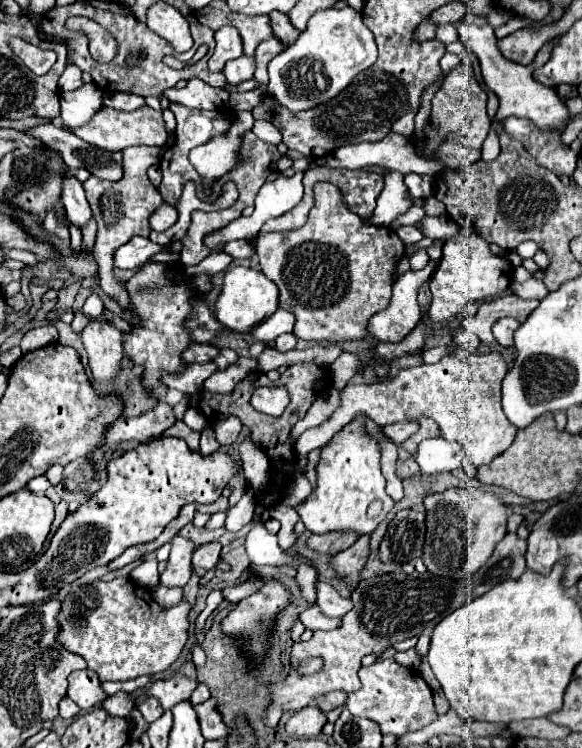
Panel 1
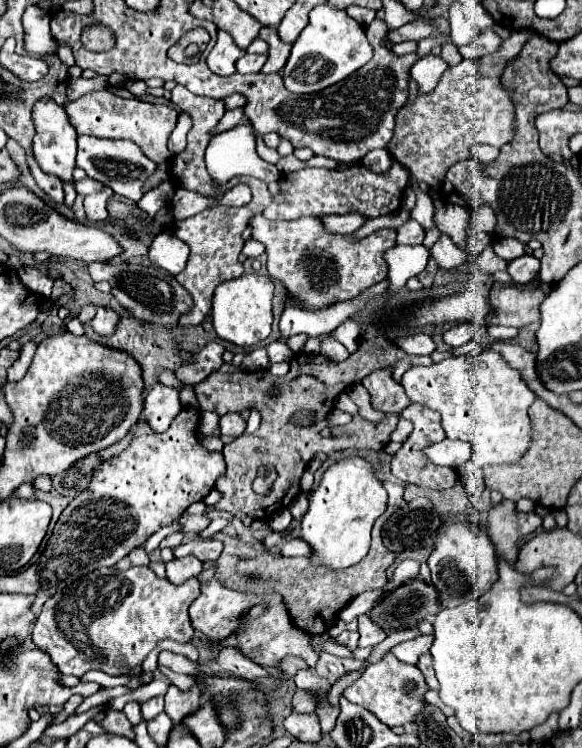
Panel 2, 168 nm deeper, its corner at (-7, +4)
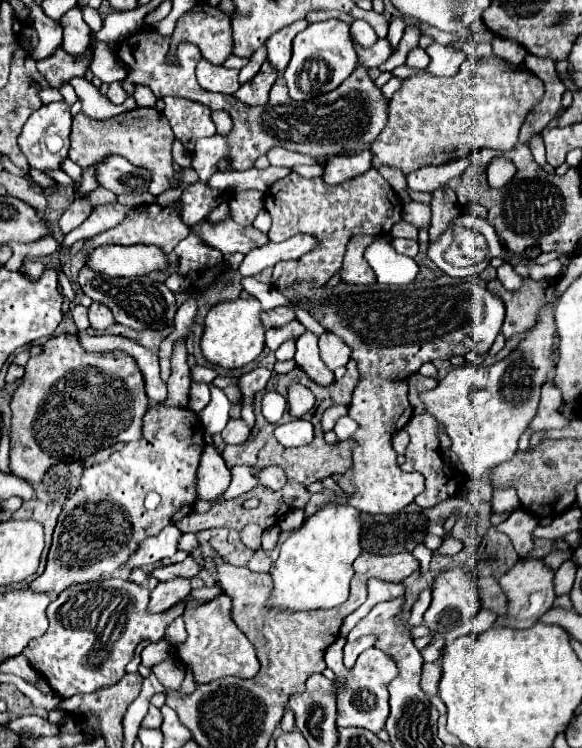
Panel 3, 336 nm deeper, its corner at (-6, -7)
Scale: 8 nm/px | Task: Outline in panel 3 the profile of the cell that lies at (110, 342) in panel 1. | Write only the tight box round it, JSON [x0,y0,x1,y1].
[88,302,114,330]

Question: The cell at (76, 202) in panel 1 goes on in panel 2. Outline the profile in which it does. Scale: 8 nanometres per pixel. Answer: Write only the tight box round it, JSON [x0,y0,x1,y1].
[33,97,77,181]

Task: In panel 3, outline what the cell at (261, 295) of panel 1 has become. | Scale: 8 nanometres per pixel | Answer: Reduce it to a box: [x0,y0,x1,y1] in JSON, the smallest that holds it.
[200,294,264,368]

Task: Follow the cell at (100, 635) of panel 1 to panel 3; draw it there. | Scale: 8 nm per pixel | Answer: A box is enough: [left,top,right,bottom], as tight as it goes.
[24,578,186,698]

